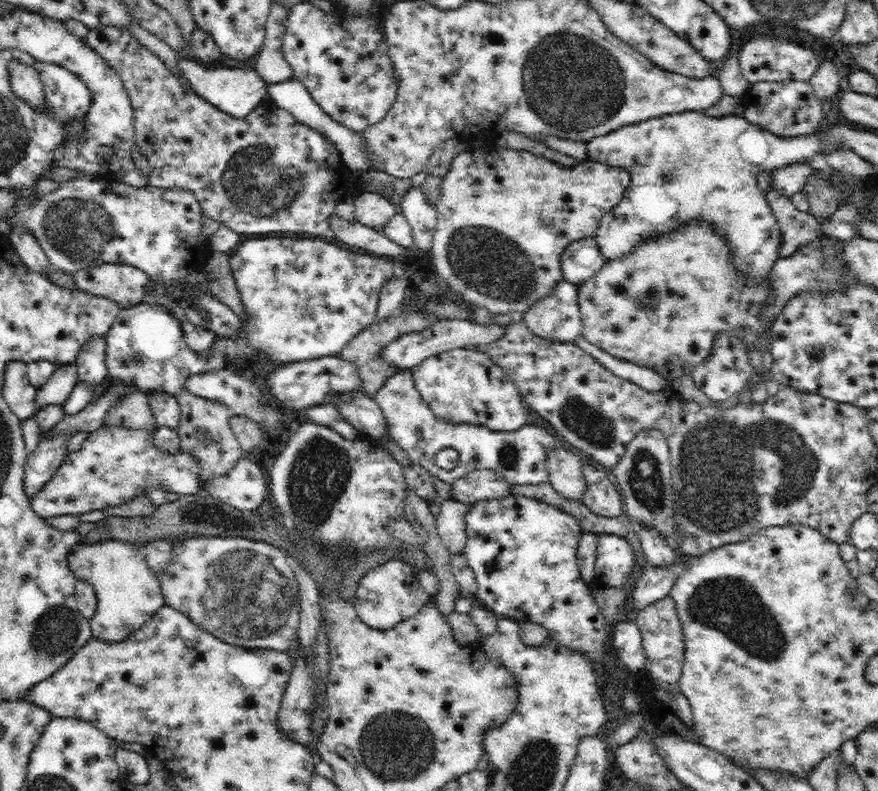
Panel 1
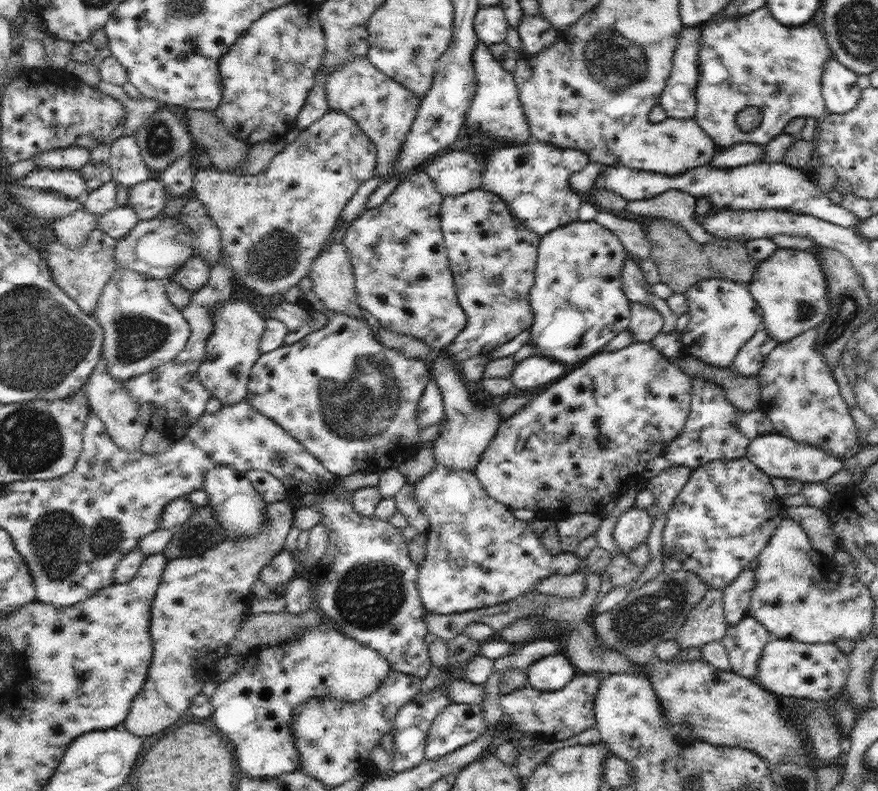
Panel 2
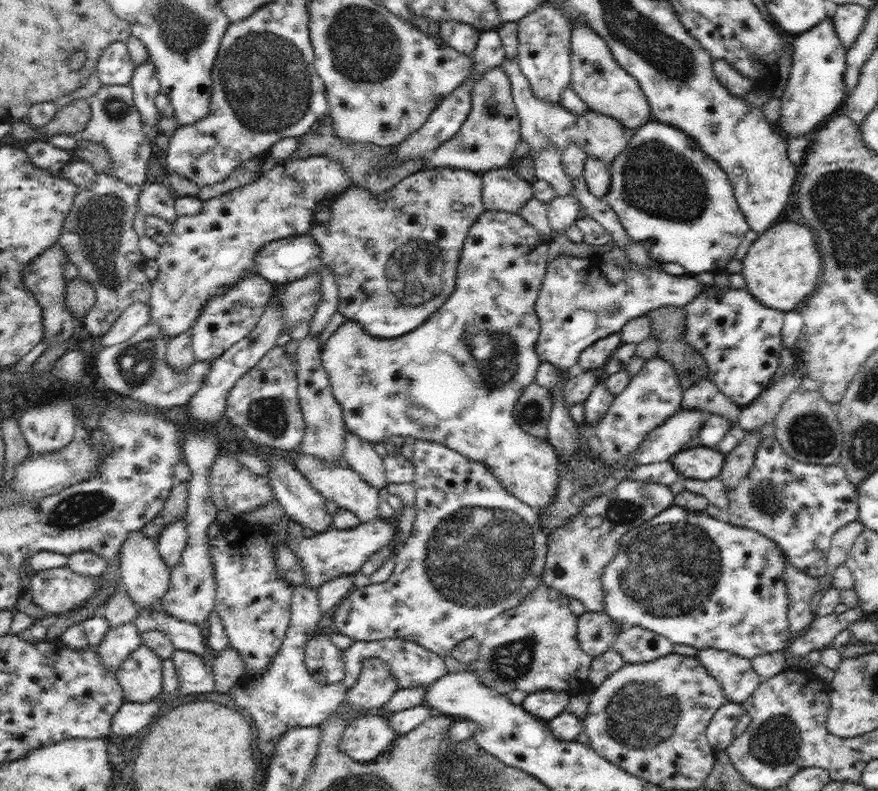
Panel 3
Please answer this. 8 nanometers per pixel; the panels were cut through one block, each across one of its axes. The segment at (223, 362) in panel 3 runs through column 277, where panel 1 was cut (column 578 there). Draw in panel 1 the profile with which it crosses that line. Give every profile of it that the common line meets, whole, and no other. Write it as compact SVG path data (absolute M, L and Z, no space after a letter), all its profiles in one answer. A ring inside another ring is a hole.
M570 281L558 282L552 294L528 308L521 319L529 331L540 338L562 344L583 338L578 285Z

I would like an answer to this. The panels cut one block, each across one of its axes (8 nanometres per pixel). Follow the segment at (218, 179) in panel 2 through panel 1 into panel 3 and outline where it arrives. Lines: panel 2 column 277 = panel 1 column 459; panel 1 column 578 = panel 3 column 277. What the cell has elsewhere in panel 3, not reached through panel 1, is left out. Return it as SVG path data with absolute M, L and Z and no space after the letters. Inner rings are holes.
M310 156L301 160L279 161L259 176L253 183L242 185L228 193L201 203L198 215L178 216L168 235L167 241L161 244L155 262L158 264L158 275L151 282L150 318L170 339L191 330L202 307L216 295L223 295L228 287L233 287L238 280L249 274L258 274L254 257L257 250L269 242L302 236L316 223L316 212L322 198L341 195L355 186L346 175L338 161L326 156Z

